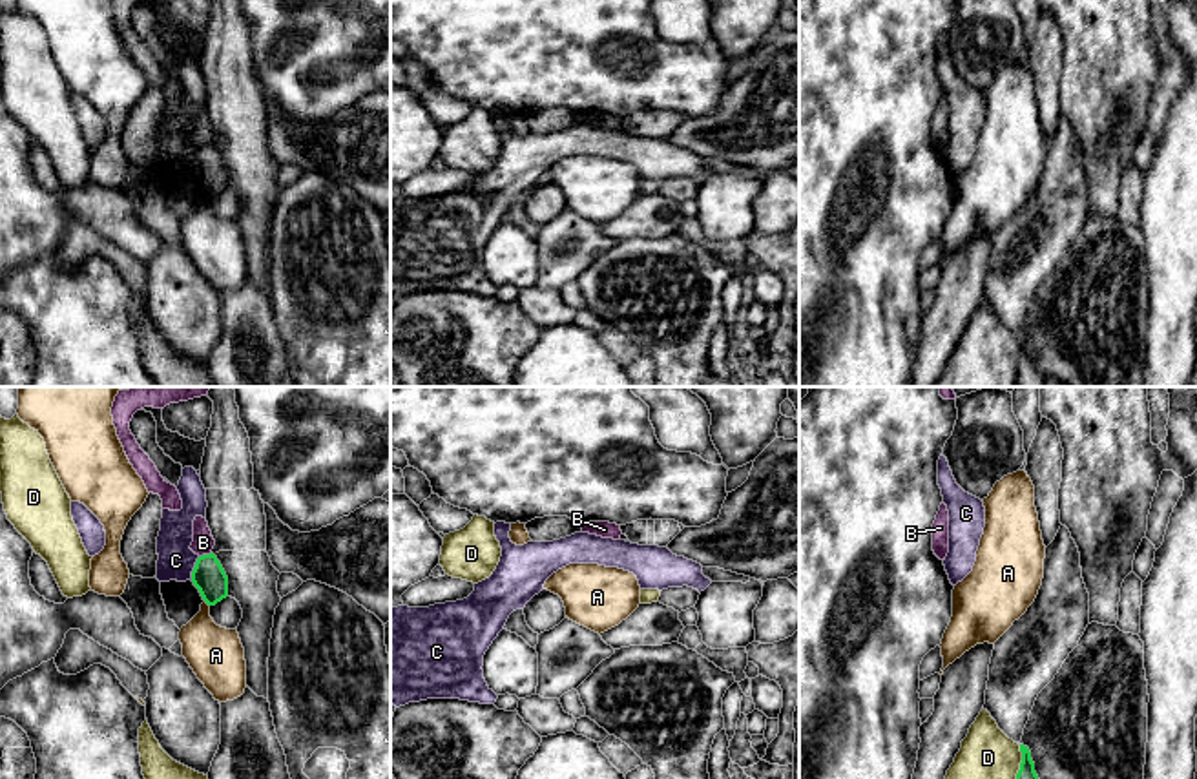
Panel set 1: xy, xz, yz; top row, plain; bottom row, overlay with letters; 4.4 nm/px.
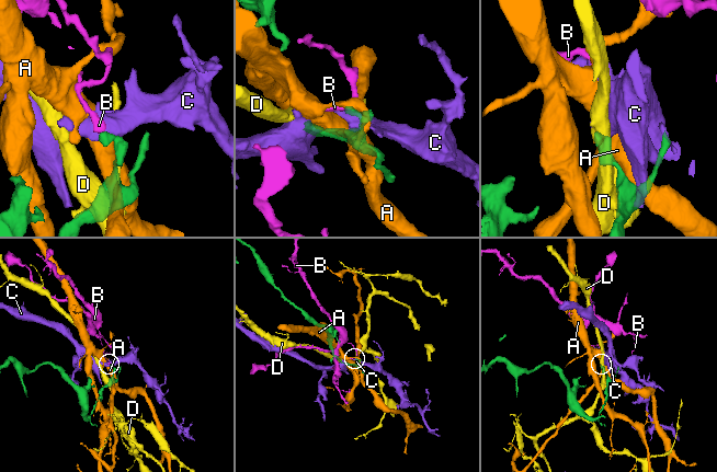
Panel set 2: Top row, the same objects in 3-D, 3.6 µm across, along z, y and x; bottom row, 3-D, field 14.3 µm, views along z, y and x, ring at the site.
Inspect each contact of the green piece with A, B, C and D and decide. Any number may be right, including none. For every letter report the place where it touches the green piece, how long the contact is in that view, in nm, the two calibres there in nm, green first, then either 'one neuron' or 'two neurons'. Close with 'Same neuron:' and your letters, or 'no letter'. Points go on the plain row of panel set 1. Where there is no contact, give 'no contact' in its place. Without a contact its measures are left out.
A: contact xy (207, 194); length 40 nm; calibres 150 and 240 nm; two neurons
B: contact xy (205, 146); length 60 nm; calibres 150 and 100 nm; two neurons
C: contact xy (194, 159); length 100 nm; calibres 150 and 160 nm; two neurons
D: contact yz (1019, 362); length 220 nm; calibres 130 and 340 nm; two neurons
Same neuron: no letter

